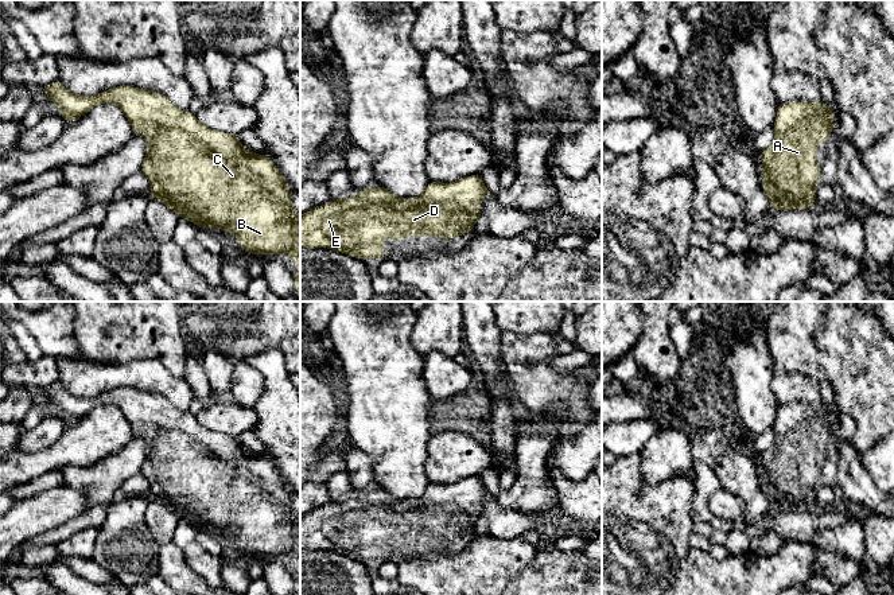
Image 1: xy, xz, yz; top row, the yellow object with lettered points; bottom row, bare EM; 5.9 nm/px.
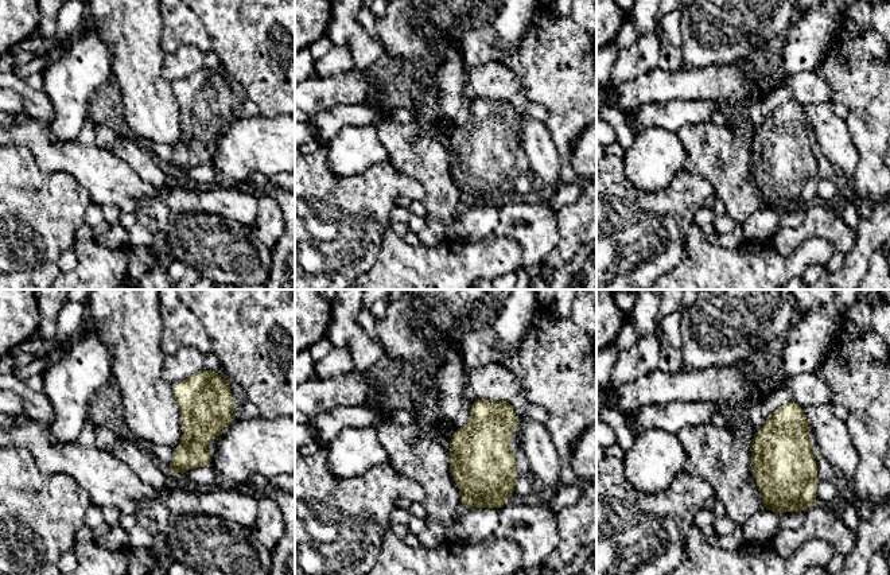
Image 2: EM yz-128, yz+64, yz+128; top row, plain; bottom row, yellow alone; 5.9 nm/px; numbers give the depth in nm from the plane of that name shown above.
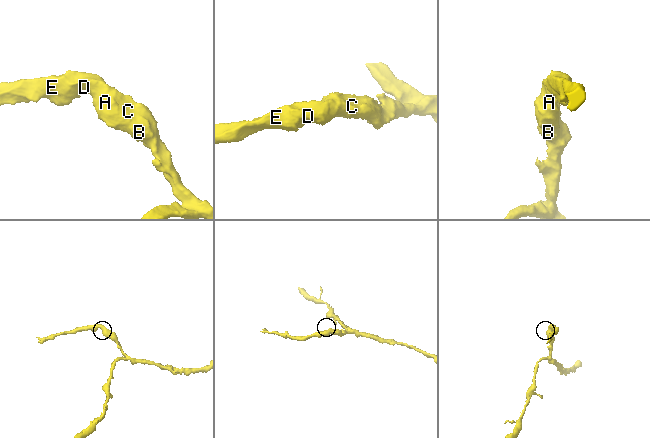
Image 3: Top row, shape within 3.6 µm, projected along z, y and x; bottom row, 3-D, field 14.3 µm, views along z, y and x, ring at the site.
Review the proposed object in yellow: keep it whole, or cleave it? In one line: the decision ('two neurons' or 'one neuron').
one neuron

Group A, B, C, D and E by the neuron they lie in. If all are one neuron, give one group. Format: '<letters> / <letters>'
A B C D E

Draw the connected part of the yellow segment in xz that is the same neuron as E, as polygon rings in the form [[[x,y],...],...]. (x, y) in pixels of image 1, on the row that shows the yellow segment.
[[[479,174],[451,183],[429,180],[424,192],[415,198],[397,198],[389,190],[376,184],[343,201],[333,198],[300,215],[300,248],[329,248],[358,260],[386,260],[382,242],[388,237],[401,241],[404,237],[420,234],[450,241],[456,236],[471,233],[481,218],[481,199],[485,194],[494,197]]]

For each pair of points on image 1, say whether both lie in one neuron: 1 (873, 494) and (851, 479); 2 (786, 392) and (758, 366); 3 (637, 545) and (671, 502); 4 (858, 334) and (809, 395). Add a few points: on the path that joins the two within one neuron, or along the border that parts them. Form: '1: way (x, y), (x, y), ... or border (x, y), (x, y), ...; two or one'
1: way (867, 494), (856, 485); one
2: border (774, 373), (772, 391), (778, 404); two
3: way (648, 535), (652, 531), (652, 522), (661, 513); one
4: border (786, 373), (804, 373), (819, 381); two

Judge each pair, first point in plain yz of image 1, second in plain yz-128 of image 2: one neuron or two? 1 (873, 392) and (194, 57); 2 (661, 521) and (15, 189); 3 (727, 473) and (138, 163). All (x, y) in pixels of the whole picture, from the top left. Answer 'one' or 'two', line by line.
1: two
2: one
3: one

